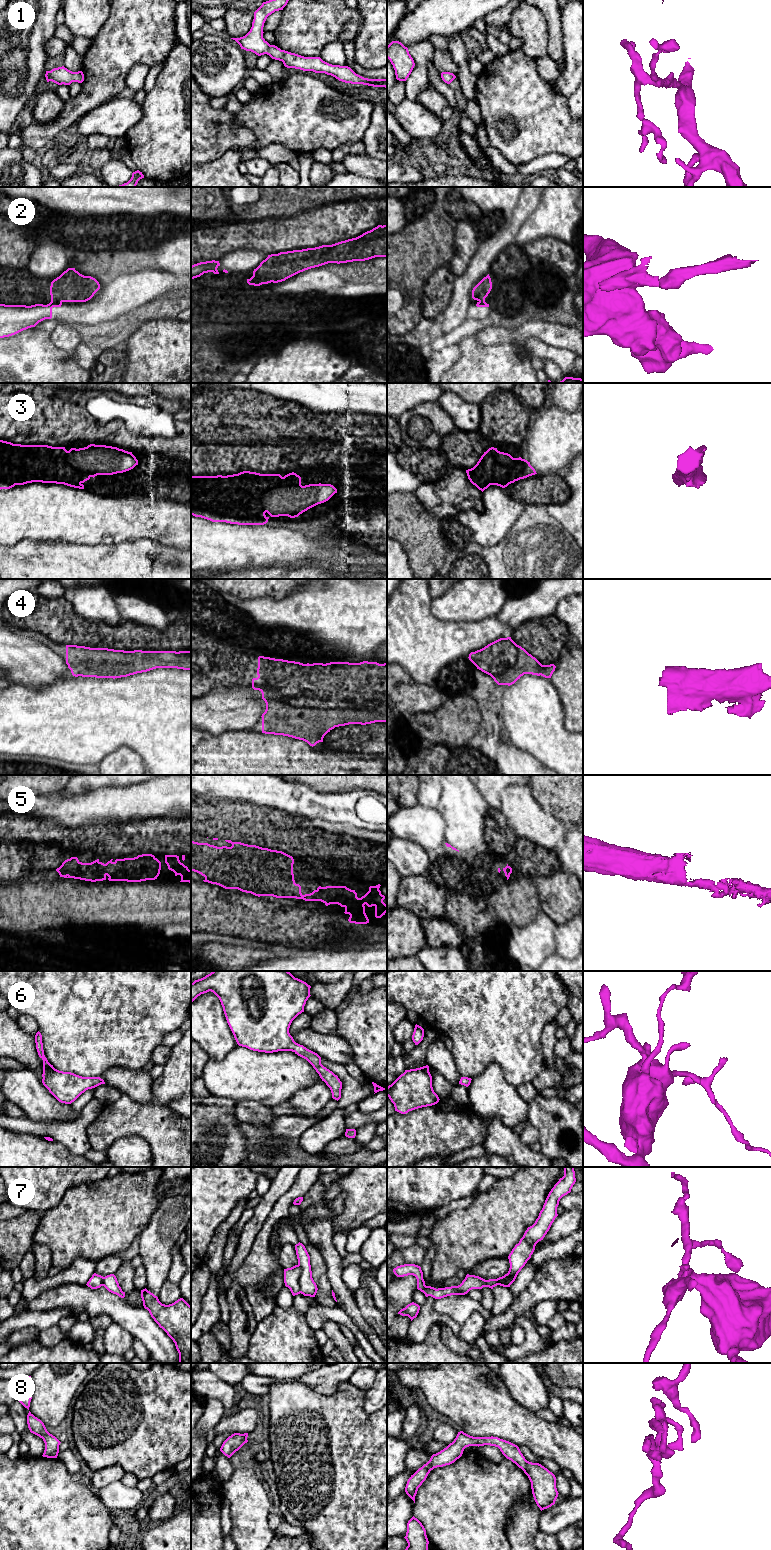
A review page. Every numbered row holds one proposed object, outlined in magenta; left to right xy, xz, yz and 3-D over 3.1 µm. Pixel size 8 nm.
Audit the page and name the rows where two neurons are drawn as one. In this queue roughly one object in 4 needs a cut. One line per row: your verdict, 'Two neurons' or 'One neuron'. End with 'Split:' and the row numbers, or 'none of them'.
1: One neuron
2: Two neurons
3: One neuron
4: One neuron
5: One neuron
6: One neuron
7: Two neurons
8: One neuron
Split: 2, 7

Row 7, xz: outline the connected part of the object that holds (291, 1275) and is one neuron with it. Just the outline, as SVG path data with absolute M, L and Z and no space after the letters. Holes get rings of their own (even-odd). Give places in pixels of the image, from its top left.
M295 1265L291 1268L284 1269L284 1283L293 1296L300 1294L300 1266Z

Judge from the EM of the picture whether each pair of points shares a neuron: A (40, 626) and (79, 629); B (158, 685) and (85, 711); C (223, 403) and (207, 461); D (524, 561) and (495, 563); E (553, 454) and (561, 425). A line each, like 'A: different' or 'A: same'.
A: same
B: same
C: different
D: same
E: same

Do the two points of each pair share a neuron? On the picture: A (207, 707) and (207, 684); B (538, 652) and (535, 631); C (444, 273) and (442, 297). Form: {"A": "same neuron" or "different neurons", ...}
{"A": "different neurons", "B": "same neuron", "C": "same neuron"}

